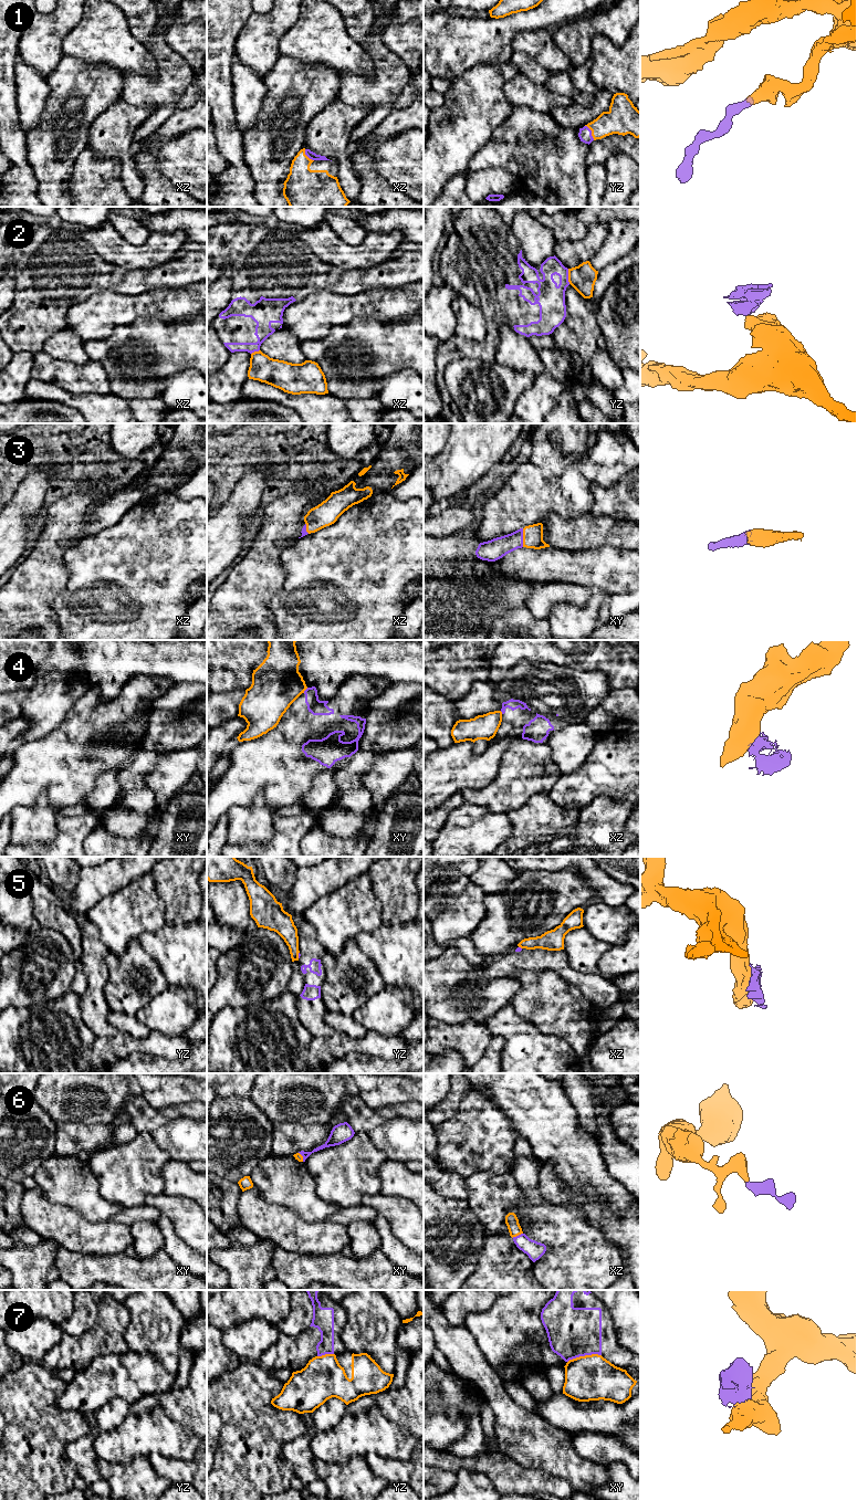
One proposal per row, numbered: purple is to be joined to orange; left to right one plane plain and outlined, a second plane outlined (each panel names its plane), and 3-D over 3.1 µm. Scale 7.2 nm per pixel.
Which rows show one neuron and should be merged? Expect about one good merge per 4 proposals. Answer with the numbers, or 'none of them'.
1, 3, 6

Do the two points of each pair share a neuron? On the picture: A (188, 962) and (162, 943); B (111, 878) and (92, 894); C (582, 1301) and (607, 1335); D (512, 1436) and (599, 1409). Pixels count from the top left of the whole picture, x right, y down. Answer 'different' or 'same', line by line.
A: same
B: same
C: same
D: different

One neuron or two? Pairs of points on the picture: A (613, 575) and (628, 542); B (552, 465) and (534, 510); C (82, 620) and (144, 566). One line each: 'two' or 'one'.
A: two
B: two
C: one

